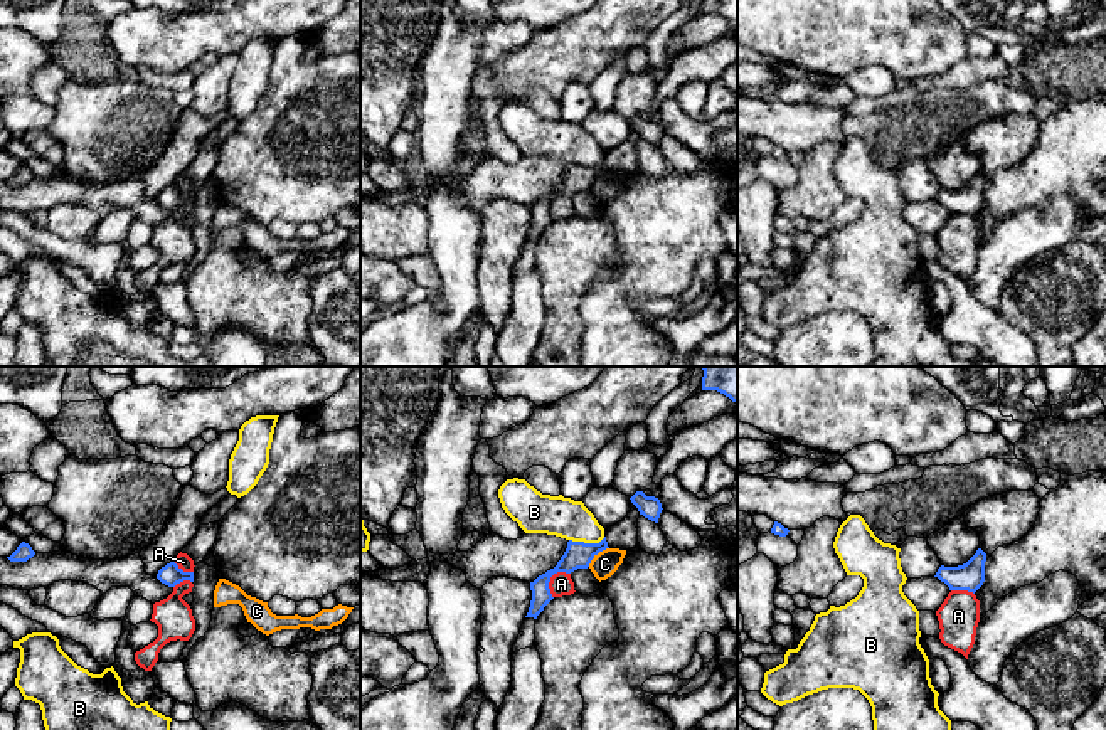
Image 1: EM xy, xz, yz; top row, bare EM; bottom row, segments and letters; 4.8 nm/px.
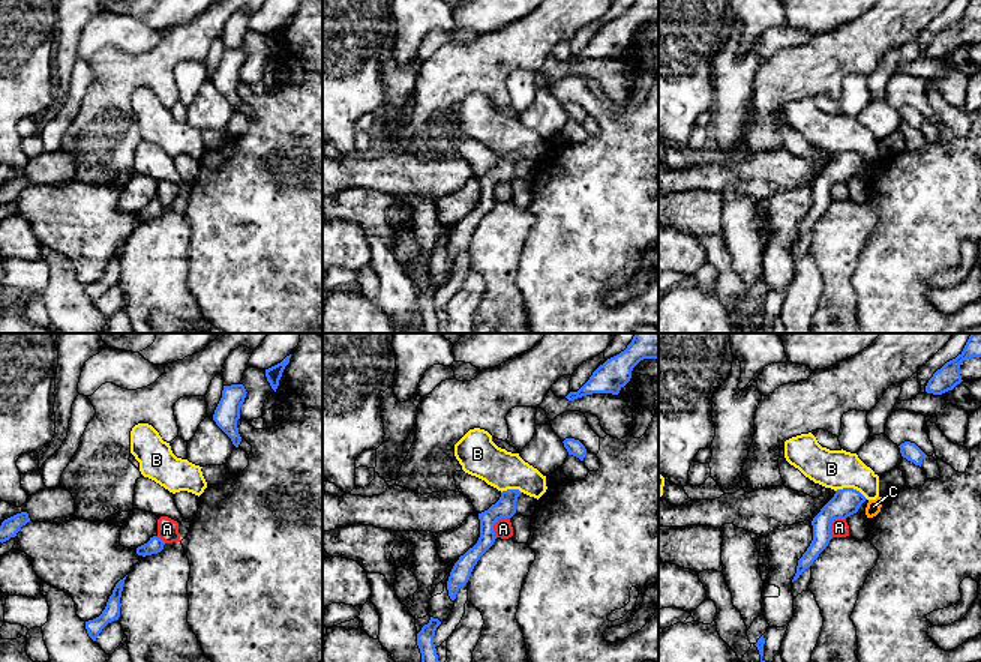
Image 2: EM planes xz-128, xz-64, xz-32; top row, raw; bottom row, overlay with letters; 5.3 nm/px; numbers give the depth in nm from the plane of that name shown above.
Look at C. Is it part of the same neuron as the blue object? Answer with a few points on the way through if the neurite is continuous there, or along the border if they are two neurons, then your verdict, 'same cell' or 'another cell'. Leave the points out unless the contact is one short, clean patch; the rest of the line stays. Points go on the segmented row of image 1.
border xz (608, 547), (588, 566); another cell

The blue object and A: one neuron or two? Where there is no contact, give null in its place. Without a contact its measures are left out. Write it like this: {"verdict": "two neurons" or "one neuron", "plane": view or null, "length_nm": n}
{"verdict": "two neurons", "plane": "xz", "length_nm": 150}

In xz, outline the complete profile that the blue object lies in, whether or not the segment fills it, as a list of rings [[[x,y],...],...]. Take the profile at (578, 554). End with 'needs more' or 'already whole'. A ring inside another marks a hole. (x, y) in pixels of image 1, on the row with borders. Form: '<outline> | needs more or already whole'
[[[606,537],[599,543],[567,542],[567,548],[557,565],[530,582],[532,600],[525,617],[534,617],[554,599],[549,589],[550,577],[557,572],[571,574],[577,569],[588,569],[591,560],[603,550],[609,548]]] | already whole

